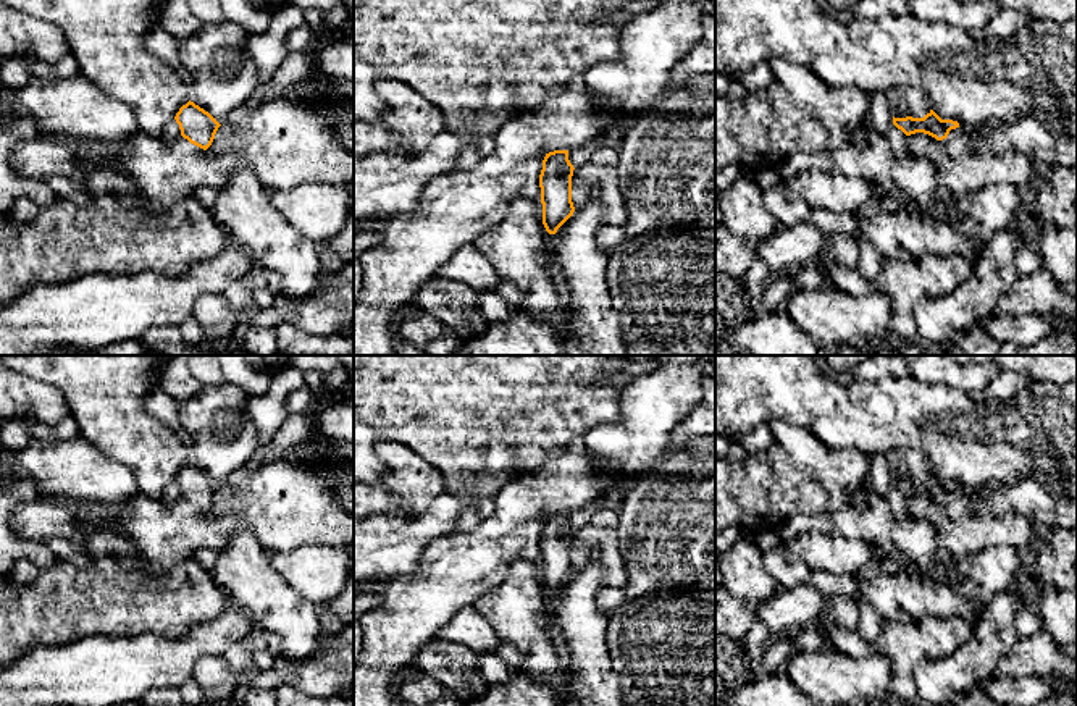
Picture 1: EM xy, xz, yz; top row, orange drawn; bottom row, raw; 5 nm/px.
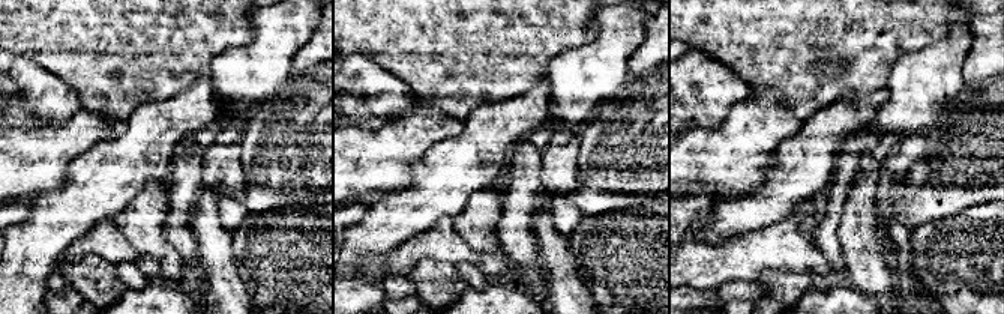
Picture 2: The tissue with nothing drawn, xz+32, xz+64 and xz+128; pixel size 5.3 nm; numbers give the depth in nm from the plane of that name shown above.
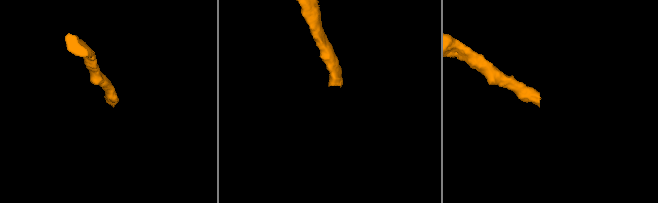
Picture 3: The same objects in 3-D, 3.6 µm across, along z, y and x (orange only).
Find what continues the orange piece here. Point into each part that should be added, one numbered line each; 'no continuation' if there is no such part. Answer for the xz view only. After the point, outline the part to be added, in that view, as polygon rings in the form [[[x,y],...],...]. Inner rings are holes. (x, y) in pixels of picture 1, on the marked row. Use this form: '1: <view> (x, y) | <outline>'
1: xz (549, 262) | [[[547,233],[547,237],[544,241],[543,249],[543,265],[547,270],[552,281],[564,289],[564,275],[559,262],[555,260],[555,250],[554,250],[554,234]]]

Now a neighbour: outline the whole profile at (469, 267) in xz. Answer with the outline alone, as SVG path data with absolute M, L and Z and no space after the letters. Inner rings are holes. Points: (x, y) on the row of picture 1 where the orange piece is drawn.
M473 244L462 247L452 255L438 268L433 278L462 283L480 294L494 291L504 283L489 260Z

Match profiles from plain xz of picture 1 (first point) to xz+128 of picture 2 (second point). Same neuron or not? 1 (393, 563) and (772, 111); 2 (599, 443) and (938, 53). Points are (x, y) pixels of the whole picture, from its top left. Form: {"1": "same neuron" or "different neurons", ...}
{"1": "same neuron", "2": "same neuron"}

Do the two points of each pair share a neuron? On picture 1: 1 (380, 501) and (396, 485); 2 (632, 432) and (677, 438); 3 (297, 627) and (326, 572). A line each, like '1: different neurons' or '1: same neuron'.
1: same neuron
2: different neurons
3: different neurons

